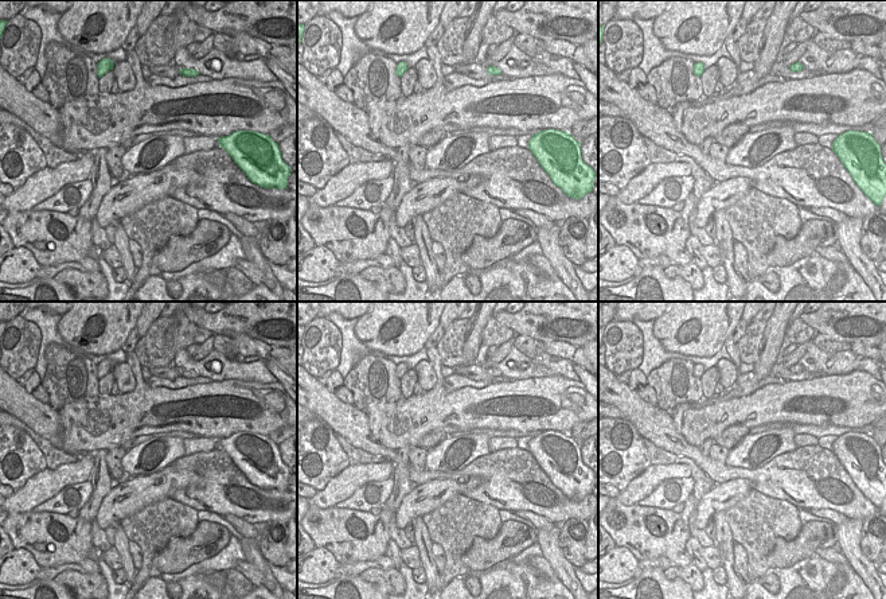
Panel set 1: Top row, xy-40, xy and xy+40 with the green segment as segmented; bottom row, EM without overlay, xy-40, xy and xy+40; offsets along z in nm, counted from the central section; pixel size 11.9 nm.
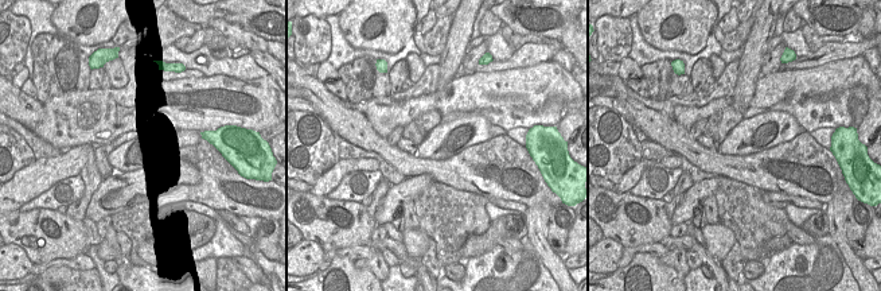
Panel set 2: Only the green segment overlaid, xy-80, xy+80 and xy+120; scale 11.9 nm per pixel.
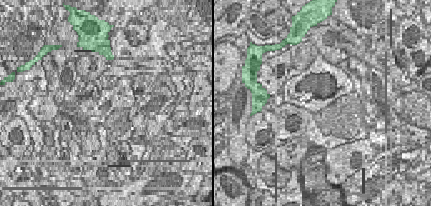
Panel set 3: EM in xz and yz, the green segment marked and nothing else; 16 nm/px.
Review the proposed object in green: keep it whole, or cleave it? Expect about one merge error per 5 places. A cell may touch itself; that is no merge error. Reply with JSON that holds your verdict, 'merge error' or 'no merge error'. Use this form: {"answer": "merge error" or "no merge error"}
{"answer": "no merge error"}

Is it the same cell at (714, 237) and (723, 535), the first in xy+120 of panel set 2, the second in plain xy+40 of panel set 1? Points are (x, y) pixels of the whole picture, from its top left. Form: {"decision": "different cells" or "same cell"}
{"decision": "different cells"}

